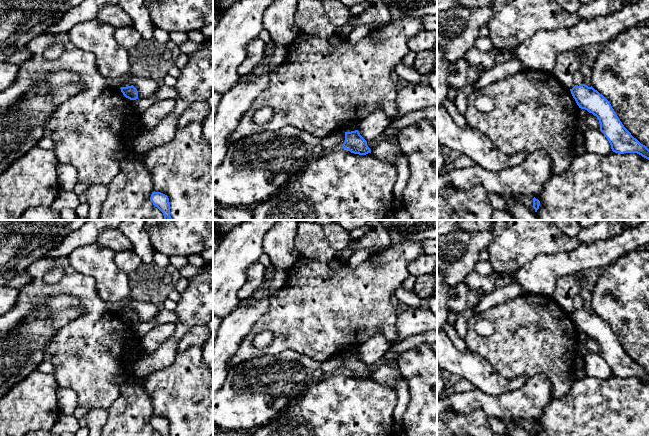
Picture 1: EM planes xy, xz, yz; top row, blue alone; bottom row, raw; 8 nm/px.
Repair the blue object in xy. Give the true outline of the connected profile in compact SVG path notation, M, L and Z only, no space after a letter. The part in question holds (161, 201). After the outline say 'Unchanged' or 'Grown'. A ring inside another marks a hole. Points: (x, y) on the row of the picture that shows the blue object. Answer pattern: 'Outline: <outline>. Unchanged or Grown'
Outline: M154 191L151 194L150 200L163 213L164 220L172 220L170 216L170 202L167 195Z. Unchanged

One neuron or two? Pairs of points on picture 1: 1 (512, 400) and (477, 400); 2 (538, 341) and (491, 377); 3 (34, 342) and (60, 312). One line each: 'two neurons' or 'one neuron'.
1: one neuron
2: two neurons
3: one neuron

